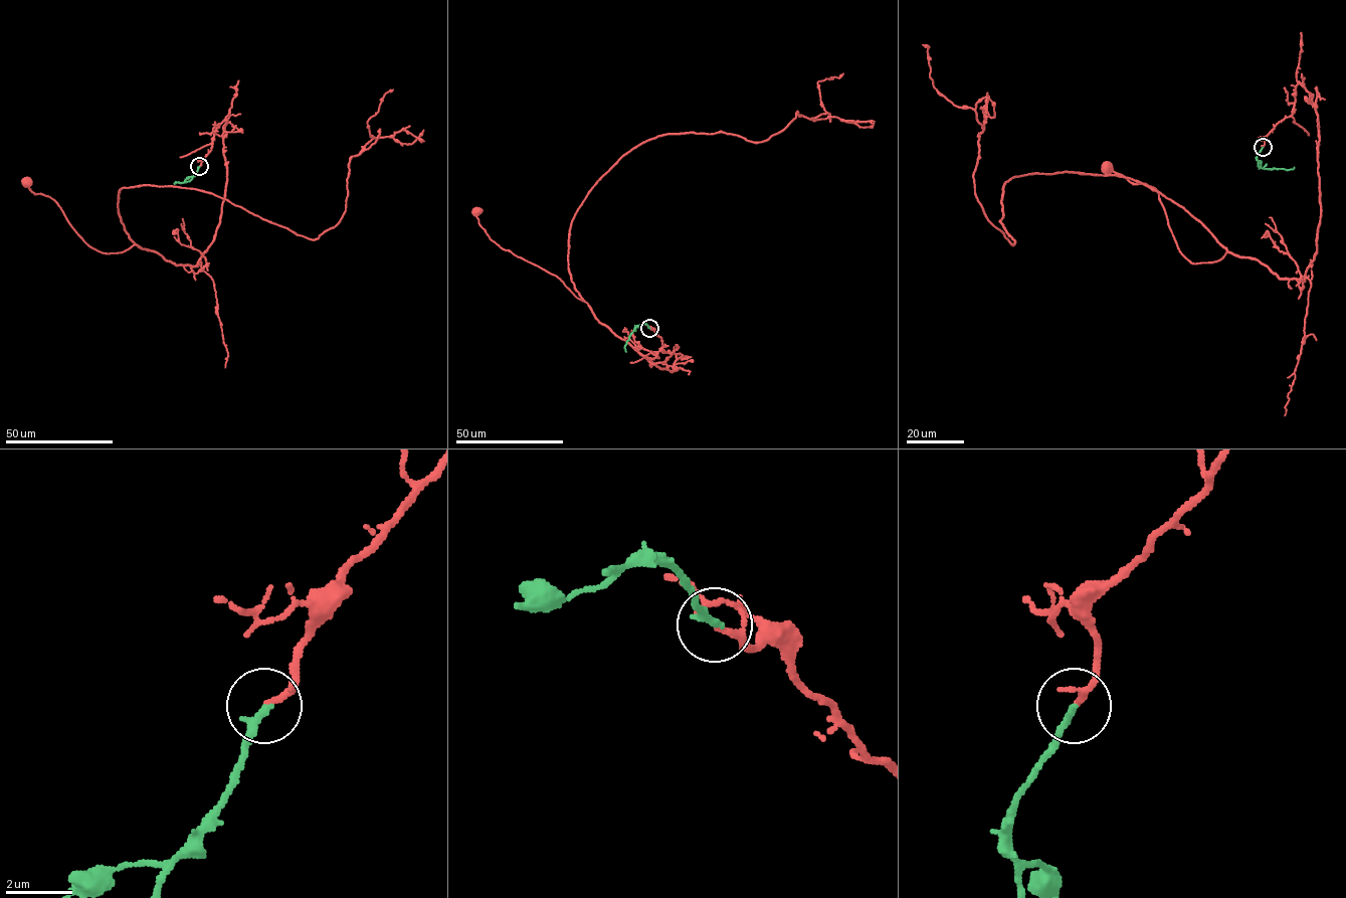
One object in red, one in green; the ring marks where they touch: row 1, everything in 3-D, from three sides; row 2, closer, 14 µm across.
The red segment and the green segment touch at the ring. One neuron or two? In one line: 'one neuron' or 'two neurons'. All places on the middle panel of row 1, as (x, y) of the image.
one neuron

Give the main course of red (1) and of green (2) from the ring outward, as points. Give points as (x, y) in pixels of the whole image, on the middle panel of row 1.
1: (649, 328), (676, 356), (676, 370), (657, 367), (616, 336), (558, 278), (499, 246), (476, 211)
2: (649, 328), (645, 324), (637, 326), (626, 342), (626, 351)

